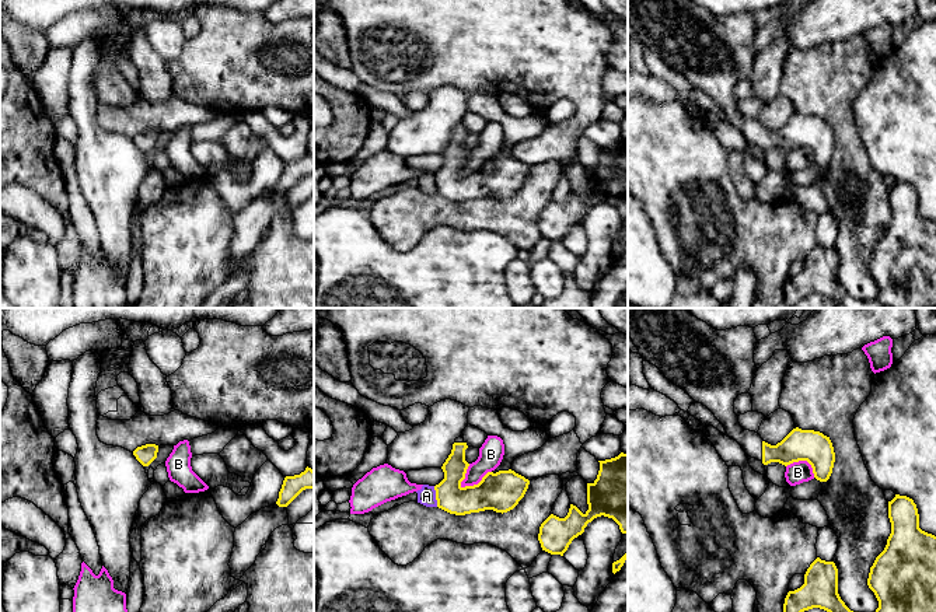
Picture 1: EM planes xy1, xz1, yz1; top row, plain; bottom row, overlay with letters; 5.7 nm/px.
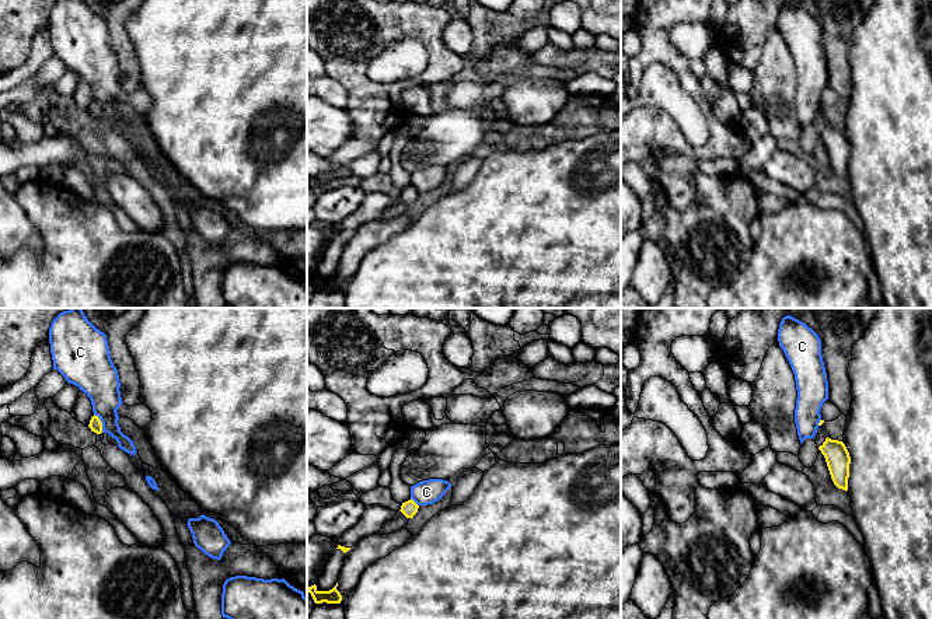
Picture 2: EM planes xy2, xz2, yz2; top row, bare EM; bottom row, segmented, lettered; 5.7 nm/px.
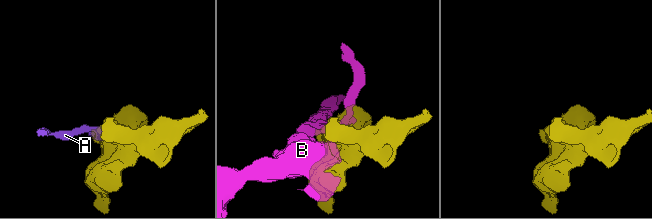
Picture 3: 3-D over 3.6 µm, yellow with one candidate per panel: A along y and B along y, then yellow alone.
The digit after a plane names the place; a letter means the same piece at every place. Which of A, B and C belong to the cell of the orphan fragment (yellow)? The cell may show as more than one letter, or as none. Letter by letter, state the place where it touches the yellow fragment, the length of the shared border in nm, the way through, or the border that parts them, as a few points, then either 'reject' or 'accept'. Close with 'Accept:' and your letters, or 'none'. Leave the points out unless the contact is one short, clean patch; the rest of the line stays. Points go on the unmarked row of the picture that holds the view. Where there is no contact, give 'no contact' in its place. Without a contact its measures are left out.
A: meets yellow in xz1 at (436, 182); contact 120 nm long; border along xz1 (433, 172), (437, 192); reject
B: meets yellow in xz1 at (475, 171); contact 200 nm long; border along xz1 (491, 157), (477, 170), (460, 172); reject
C: meets yellow in xy2 at (101, 109); contact 120 nm long; border along xy2 (94, 100), (101, 109), (103, 118); reject
Accept: none

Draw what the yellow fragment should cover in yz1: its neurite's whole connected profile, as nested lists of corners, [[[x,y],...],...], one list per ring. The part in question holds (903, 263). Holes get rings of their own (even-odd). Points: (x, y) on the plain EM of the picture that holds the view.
[[[895,181],[888,188],[888,204],[891,220],[867,265],[867,272],[879,287],[873,300],[851,297],[838,280],[835,249],[817,244],[804,260],[804,270],[787,279],[783,290],[785,307],[793,308],[801,298],[820,294],[830,298],[834,308],[936,308],[936,223],[919,214],[916,190],[907,182]]]

